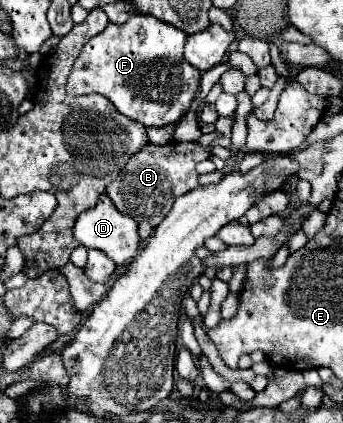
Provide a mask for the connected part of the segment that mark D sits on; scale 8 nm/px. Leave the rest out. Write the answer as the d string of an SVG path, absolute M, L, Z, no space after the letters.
M101 195L99 197L99 203L81 213L75 221L75 227L73 227L73 237L79 241L79 245L83 245L85 249L99 249L103 251L109 259L115 261L115 265L127 265L133 261L133 257L137 255L137 249L139 249L139 233L137 233L137 223L129 217L129 215L123 215L119 213L111 199L107 195Z

